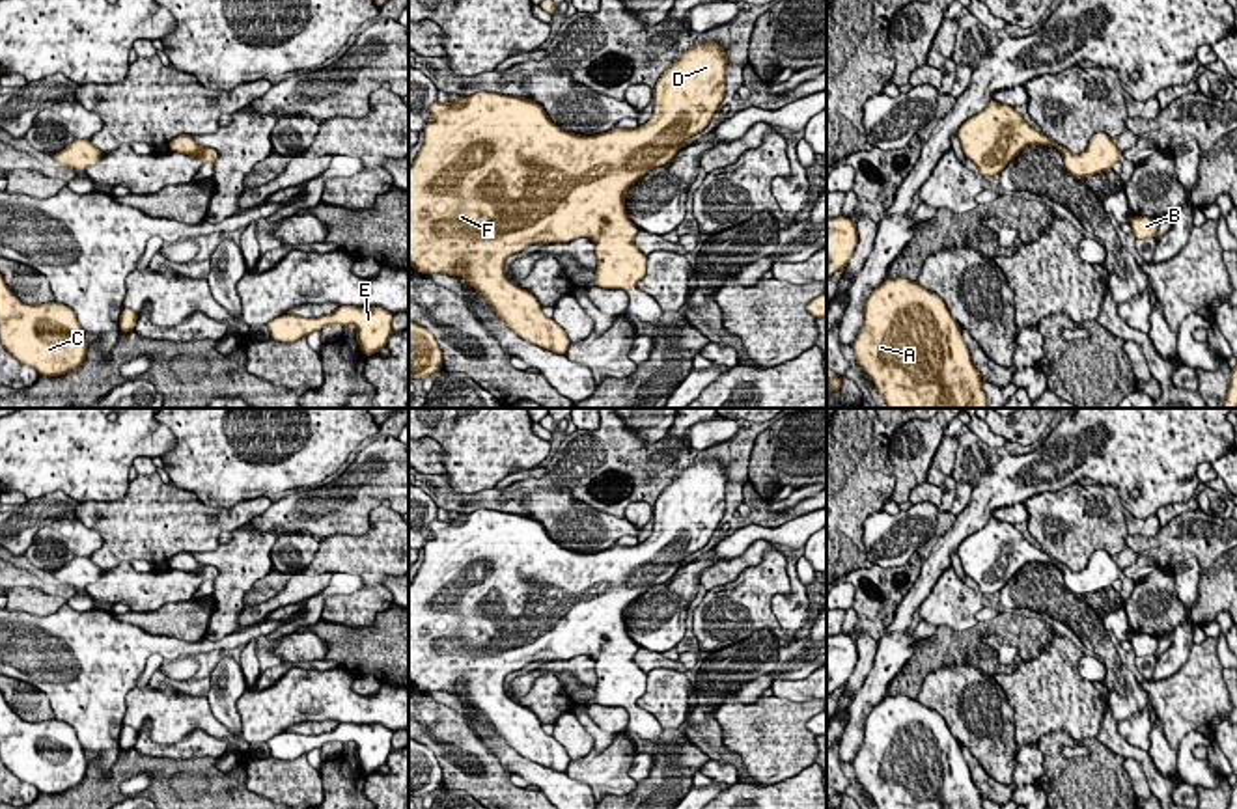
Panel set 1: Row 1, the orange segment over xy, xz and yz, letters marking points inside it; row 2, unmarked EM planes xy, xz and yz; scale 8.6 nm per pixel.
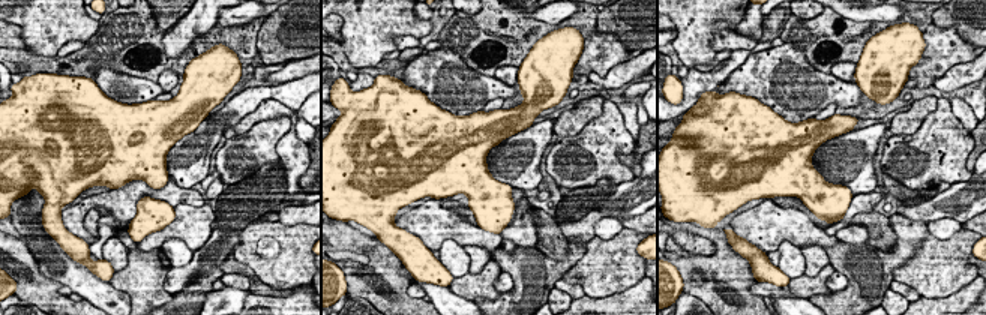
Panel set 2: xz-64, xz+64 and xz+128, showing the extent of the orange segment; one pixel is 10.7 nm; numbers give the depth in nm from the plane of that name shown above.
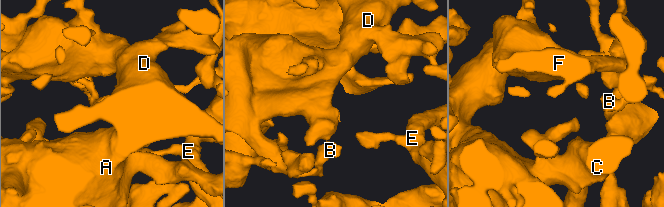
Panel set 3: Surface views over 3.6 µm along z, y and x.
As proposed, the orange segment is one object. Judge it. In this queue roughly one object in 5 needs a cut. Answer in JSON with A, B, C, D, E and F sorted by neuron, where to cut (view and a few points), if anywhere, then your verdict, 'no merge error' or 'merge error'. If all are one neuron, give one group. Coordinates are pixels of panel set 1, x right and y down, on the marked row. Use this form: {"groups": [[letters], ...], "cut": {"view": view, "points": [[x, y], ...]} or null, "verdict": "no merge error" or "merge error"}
{"groups": [["A", "B", "C", "D", "E", "F"]], "cut": null, "verdict": "no merge error"}

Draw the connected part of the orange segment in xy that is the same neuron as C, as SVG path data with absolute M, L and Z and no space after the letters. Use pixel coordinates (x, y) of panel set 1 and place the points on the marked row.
M0 274L0 343L39 377L78 369L88 354L86 334L71 308L60 302L26 304Z

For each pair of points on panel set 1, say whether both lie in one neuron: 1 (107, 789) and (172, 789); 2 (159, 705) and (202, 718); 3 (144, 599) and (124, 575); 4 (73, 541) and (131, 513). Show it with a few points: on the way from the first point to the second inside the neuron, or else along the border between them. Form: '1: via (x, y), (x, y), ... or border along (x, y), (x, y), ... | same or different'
1: via (124, 772), (129, 767), (150, 767), (155, 772) | same
2: via (170, 714), (191, 714) | same
3: via (138, 593), (125, 580) | same
4: border along (77, 519), (101, 537), (101, 547), (90, 558) | different

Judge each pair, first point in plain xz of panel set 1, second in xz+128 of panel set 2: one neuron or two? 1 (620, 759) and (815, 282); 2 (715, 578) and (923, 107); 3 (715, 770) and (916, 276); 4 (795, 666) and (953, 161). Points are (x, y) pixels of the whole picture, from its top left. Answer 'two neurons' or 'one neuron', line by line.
1: one neuron
2: one neuron
3: two neurons
4: two neurons

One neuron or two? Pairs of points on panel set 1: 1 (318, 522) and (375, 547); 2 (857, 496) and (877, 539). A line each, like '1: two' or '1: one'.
1: two
2: two

